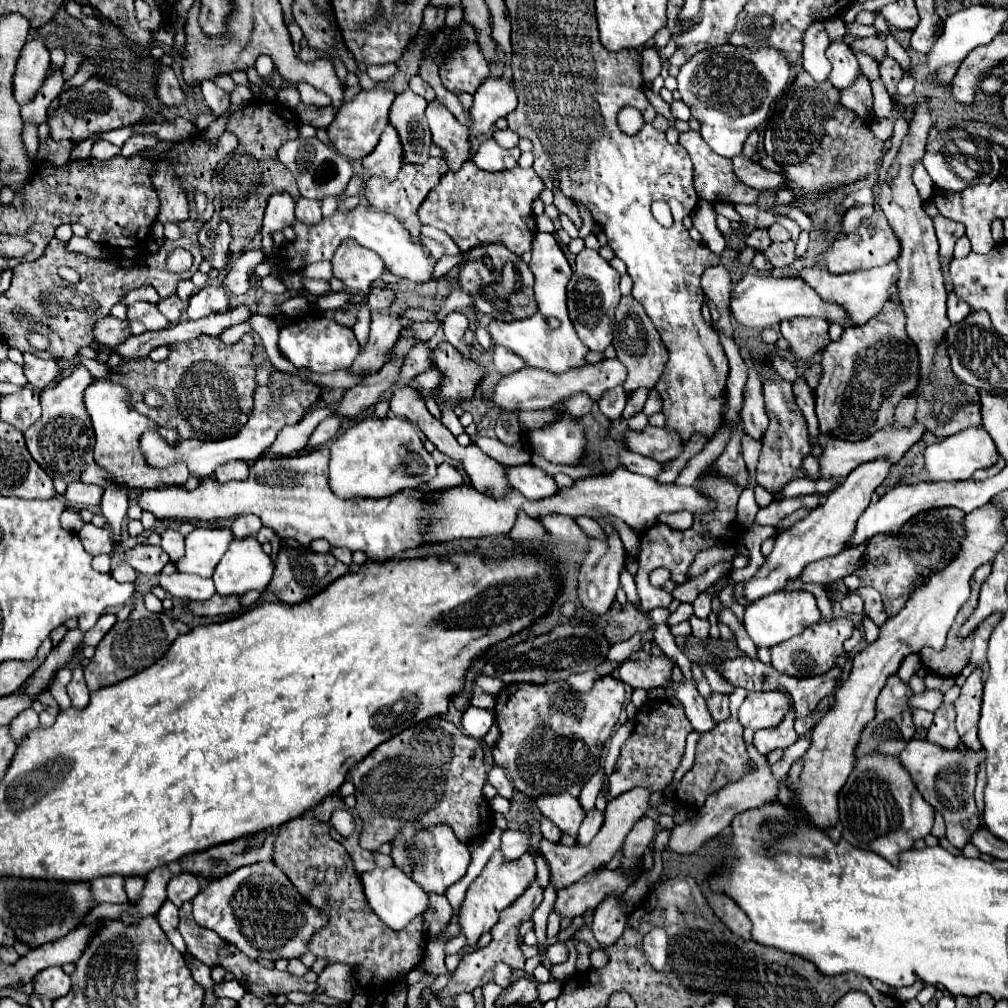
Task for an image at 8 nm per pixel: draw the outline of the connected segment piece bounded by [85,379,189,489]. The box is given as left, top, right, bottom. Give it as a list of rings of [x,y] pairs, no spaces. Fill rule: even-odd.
[[[97,379],[93,381],[85,391],[85,407],[93,421],[95,429],[95,461],[101,463],[101,467],[109,469],[121,481],[123,487],[135,489],[153,489],[159,483],[185,483],[189,477],[189,471],[185,465],[173,465],[173,469],[149,469],[143,463],[141,451],[139,451],[139,437],[141,433],[151,427],[151,419],[141,415],[129,405],[129,391],[117,383],[111,383],[109,379]]]

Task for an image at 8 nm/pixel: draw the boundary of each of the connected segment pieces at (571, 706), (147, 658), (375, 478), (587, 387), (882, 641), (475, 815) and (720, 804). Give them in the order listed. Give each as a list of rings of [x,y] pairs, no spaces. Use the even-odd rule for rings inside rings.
[[[611,675],[597,679],[589,693],[579,693],[571,689],[565,681],[545,685],[535,683],[505,685],[497,695],[495,705],[495,719],[501,729],[501,739],[493,747],[493,759],[499,767],[505,769],[515,789],[523,791],[531,799],[537,799],[539,795],[545,793],[571,793],[573,797],[577,797],[587,779],[599,769],[601,749],[617,725],[623,701],[625,701],[623,683]]]
[[[137,591],[135,597],[133,597],[131,615],[125,621],[115,623],[111,627],[111,631],[95,647],[95,657],[85,667],[87,687],[93,691],[93,689],[99,689],[99,687],[119,683],[119,681],[143,671],[145,667],[149,667],[157,659],[161,659],[165,655],[165,651],[171,647],[171,643],[183,633],[189,633],[189,627],[185,623],[181,623],[177,619],[171,619],[165,613],[163,615],[151,613],[143,605],[143,595]]]
[[[385,417],[361,419],[331,443],[329,487],[335,495],[349,497],[391,497],[403,489],[415,489],[435,477],[437,465],[425,451],[417,427],[411,421]]]
[[[603,359],[595,365],[585,365],[581,369],[573,369],[571,373],[567,375],[551,375],[547,371],[541,371],[541,369],[531,369],[531,367],[525,367],[521,371],[515,371],[511,375],[505,375],[495,391],[493,391],[493,403],[501,409],[501,411],[511,411],[511,413],[519,413],[519,411],[527,411],[527,409],[545,409],[545,407],[553,407],[557,401],[565,399],[565,397],[571,397],[579,391],[585,391],[589,393],[595,401],[611,387],[617,387],[617,385],[623,385],[625,381],[625,365],[621,365],[621,361],[617,359]]]
[[[993,503],[965,517],[965,541],[961,541],[961,553],[957,553],[957,561],[953,561],[953,565],[949,565],[945,573],[937,573],[937,577],[933,577],[933,581],[929,581],[925,589],[913,593],[913,597],[909,597],[909,601],[905,603],[905,609],[901,609],[901,613],[889,617],[881,625],[879,639],[855,655],[849,679],[835,693],[835,705],[813,727],[813,745],[809,747],[805,757],[801,757],[797,765],[791,767],[787,777],[791,781],[789,787],[797,793],[797,801],[793,803],[801,805],[801,809],[805,809],[809,817],[813,817],[823,829],[837,821],[837,793],[845,785],[855,765],[853,745],[857,745],[857,737],[861,735],[861,729],[867,725],[867,721],[873,719],[875,701],[889,673],[897,673],[903,657],[917,653],[921,647],[943,649],[947,631],[955,621],[957,611],[969,599],[969,579],[973,571],[979,565],[993,561],[997,551],[1007,541],[1001,529],[1001,521],[1003,515]]]
[[[439,715],[429,717],[389,741],[351,769],[357,811],[363,819],[361,847],[375,851],[401,835],[405,825],[421,829],[449,825],[457,839],[471,843],[493,829],[493,811],[483,797],[487,769],[483,763],[483,741],[465,735]]]
[[[747,745],[747,747],[749,747],[749,757],[755,763],[755,771],[747,773],[739,781],[727,783],[725,789],[717,791],[713,797],[709,797],[709,801],[705,801],[705,805],[699,809],[699,815],[695,815],[693,819],[689,819],[689,821],[685,821],[681,825],[675,825],[673,831],[671,831],[671,841],[669,841],[669,849],[671,851],[677,851],[677,853],[695,853],[707,839],[719,835],[725,827],[729,827],[735,815],[739,815],[739,813],[743,813],[747,809],[753,809],[753,807],[761,807],[765,803],[771,803],[771,801],[777,799],[779,787],[787,785],[785,783],[787,777],[777,779],[773,775],[773,771],[771,771],[769,761],[753,745]]]

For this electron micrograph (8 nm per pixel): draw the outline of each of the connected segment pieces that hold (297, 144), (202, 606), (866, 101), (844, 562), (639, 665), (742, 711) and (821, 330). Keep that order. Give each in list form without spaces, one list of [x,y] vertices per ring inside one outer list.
[[[299,137],[295,141],[287,141],[279,149],[279,159],[281,159],[281,163],[285,163],[289,167],[289,171],[297,179],[301,197],[309,197],[309,199],[321,201],[327,195],[341,195],[353,175],[353,169],[349,165],[347,157],[337,153],[331,145],[325,145],[317,137],[311,137],[311,139]]]
[[[213,595],[209,601],[191,601],[189,609],[195,615],[235,615],[239,613],[241,607],[241,597],[233,595],[233,597],[221,597],[221,595]]]
[[[859,75],[851,87],[841,91],[841,105],[859,115],[863,121],[873,119],[873,95],[869,79],[865,75]]]
[[[861,545],[857,549],[843,549],[835,557],[825,557],[821,561],[809,563],[801,571],[799,581],[801,583],[819,583],[821,587],[829,587],[835,581],[839,581],[839,579],[847,577],[849,573],[853,573],[861,565],[863,551],[865,551],[865,545]]]
[[[651,657],[647,661],[633,661],[627,659],[623,663],[617,663],[615,675],[623,681],[629,683],[633,689],[653,689],[653,687],[665,687],[665,681],[671,677],[671,663],[667,659],[657,659]]]
[[[777,691],[749,693],[739,707],[739,723],[743,729],[759,731],[777,725],[787,713],[789,699]]]
[[[797,317],[793,321],[783,321],[781,333],[789,341],[789,353],[803,365],[831,341],[829,323],[815,317]]]

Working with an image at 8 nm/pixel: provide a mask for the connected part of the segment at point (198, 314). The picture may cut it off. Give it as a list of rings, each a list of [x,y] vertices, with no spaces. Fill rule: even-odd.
[[[207,285],[189,299],[187,315],[189,315],[189,319],[197,321],[197,319],[213,315],[213,313],[225,313],[227,309],[229,309],[229,295],[227,295],[225,287]]]

